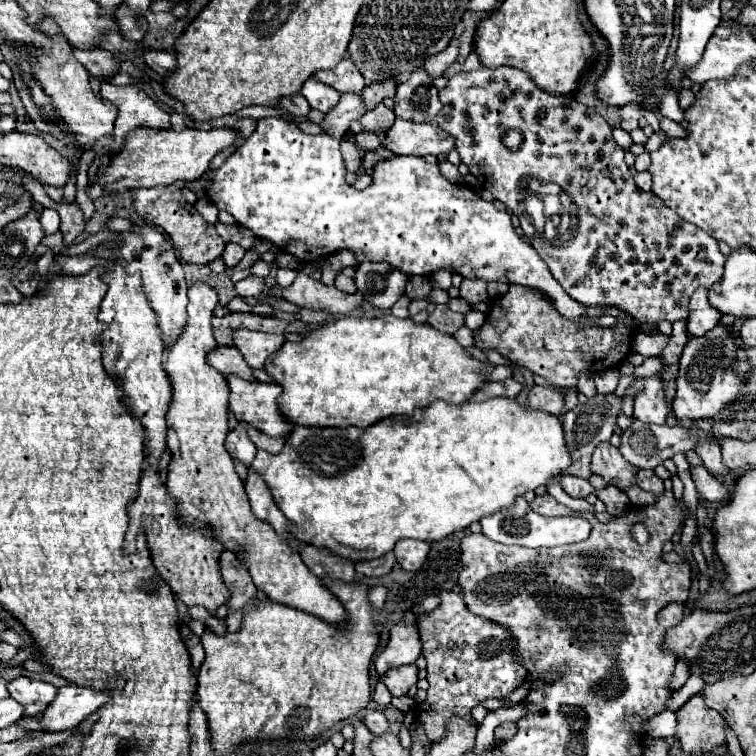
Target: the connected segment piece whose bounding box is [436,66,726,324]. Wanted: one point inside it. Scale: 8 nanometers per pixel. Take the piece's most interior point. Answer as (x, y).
(628, 252)

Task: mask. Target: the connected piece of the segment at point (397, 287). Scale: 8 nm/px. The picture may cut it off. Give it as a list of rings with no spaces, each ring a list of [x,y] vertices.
[[[364,262],[356,268],[356,286],[372,306],[388,310],[404,294],[408,276],[392,270],[386,262]]]

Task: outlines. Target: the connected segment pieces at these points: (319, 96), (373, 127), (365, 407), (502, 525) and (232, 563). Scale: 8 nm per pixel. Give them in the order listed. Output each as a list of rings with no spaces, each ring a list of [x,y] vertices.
[[[314,78],[304,82],[302,96],[310,102],[312,108],[320,110],[322,114],[332,110],[332,106],[336,106],[336,102],[340,100],[340,94],[336,94],[336,90],[332,90],[330,86],[324,86],[322,82],[318,82]]]
[[[380,104],[380,106],[376,106],[376,110],[370,110],[362,118],[354,120],[350,124],[350,130],[354,134],[358,134],[358,132],[376,132],[378,128],[388,130],[388,126],[392,126],[394,118],[396,118],[394,112],[388,110],[384,104]]]
[[[384,314],[380,318],[344,316],[312,330],[300,342],[284,342],[266,362],[264,370],[278,386],[282,386],[278,406],[280,414],[288,418],[290,424],[366,428],[388,416],[412,416],[414,410],[424,410],[424,406],[428,408],[436,400],[462,404],[486,382],[482,372],[490,366],[492,364],[468,356],[454,336],[442,334],[430,324],[414,324],[410,318],[400,320],[392,314]]]
[[[518,496],[516,502],[508,508],[502,508],[494,512],[492,516],[486,516],[480,520],[482,532],[502,544],[518,544],[518,546],[528,546],[528,548],[540,548],[540,546],[558,546],[558,544],[570,544],[570,542],[580,542],[586,540],[590,534],[590,522],[582,516],[560,516],[560,518],[546,518],[536,514],[528,502]]]
[[[224,550],[220,554],[220,562],[218,564],[220,564],[222,580],[224,580],[224,584],[230,590],[228,606],[232,610],[238,610],[238,608],[242,608],[244,604],[248,604],[254,598],[256,586],[254,586],[254,582],[250,578],[248,570],[228,550]]]

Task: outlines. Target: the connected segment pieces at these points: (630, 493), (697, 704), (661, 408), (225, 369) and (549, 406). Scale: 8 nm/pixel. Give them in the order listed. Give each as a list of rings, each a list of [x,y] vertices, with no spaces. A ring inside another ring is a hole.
[[[630,486],[628,490],[624,490],[624,494],[630,498],[630,502],[634,504],[634,506],[648,506],[648,504],[652,504],[654,502],[654,496],[650,494],[650,492],[644,492],[640,486]]]
[[[700,694],[692,696],[676,712],[676,720],[678,726],[674,738],[688,754],[710,752],[712,748],[726,744],[728,722],[718,712],[704,706],[704,698],[700,698]]]
[[[660,374],[644,378],[644,388],[636,394],[634,418],[648,424],[666,424],[668,420],[668,402],[664,396],[664,386]]]
[[[218,346],[212,352],[208,352],[206,356],[208,364],[214,366],[218,372],[222,372],[224,376],[228,374],[236,374],[244,380],[254,380],[252,376],[252,368],[244,362],[242,354],[234,348],[234,346]]]
[[[534,386],[530,392],[528,392],[528,398],[526,398],[528,406],[532,410],[546,410],[550,414],[560,414],[562,412],[562,406],[564,406],[564,396],[550,390],[550,388],[542,388],[542,386]]]

